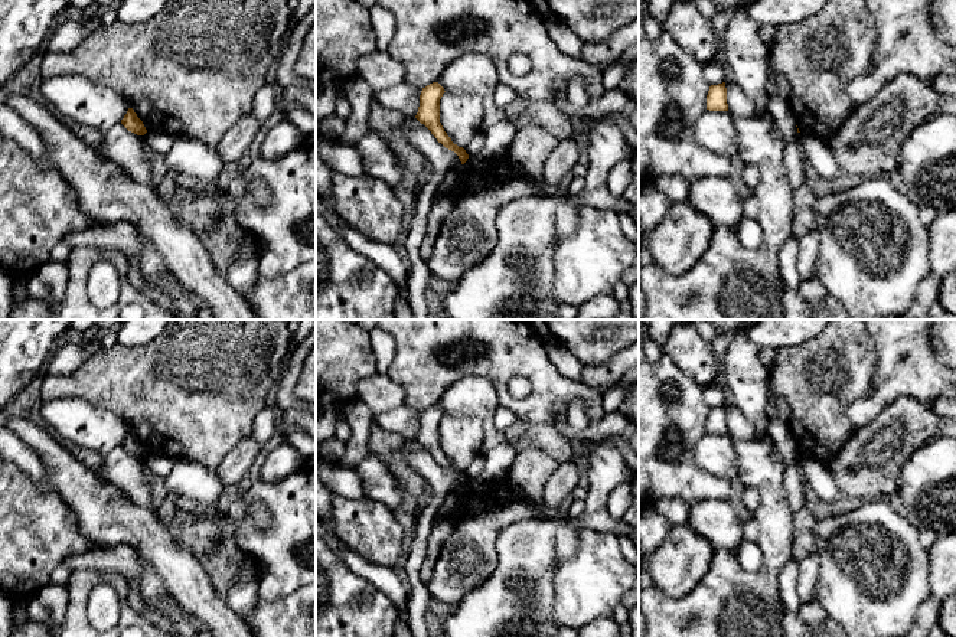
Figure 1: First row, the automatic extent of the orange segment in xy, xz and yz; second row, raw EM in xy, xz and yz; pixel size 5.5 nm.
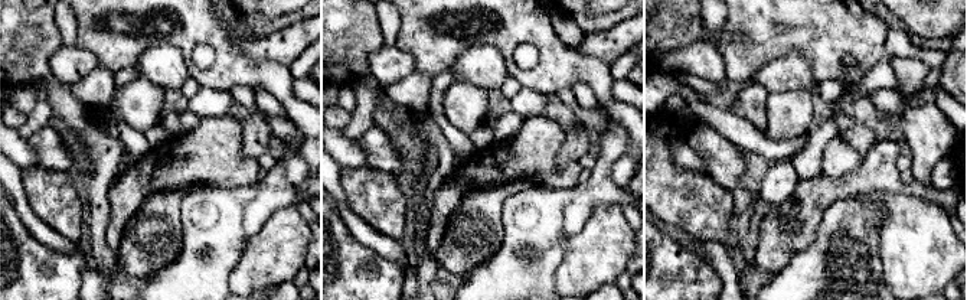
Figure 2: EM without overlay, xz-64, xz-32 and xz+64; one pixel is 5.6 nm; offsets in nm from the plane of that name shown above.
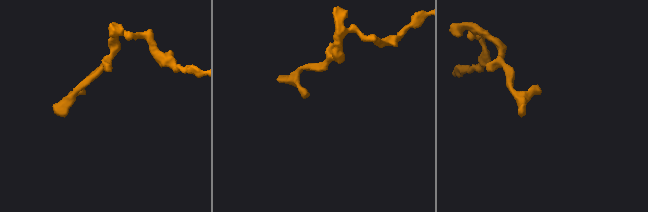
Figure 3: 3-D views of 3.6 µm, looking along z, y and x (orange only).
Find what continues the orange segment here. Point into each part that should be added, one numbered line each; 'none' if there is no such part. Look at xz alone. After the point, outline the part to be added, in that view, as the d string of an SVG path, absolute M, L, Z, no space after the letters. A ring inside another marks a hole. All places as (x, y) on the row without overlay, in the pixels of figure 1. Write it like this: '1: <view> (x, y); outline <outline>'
none

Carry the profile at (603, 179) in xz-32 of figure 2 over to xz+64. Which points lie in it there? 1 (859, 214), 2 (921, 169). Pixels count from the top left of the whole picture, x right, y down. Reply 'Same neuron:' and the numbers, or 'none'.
Same neuron: 1, 2

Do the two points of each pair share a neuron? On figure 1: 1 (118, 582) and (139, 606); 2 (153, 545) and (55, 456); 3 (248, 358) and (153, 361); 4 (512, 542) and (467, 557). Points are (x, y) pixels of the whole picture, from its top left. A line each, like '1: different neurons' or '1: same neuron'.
1: different neurons
2: same neuron
3: same neuron
4: different neurons

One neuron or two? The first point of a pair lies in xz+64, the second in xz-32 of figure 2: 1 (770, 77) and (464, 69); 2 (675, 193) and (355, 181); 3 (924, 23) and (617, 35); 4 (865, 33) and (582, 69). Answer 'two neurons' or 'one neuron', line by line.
1: one neuron
2: one neuron
3: two neurons
4: one neuron

